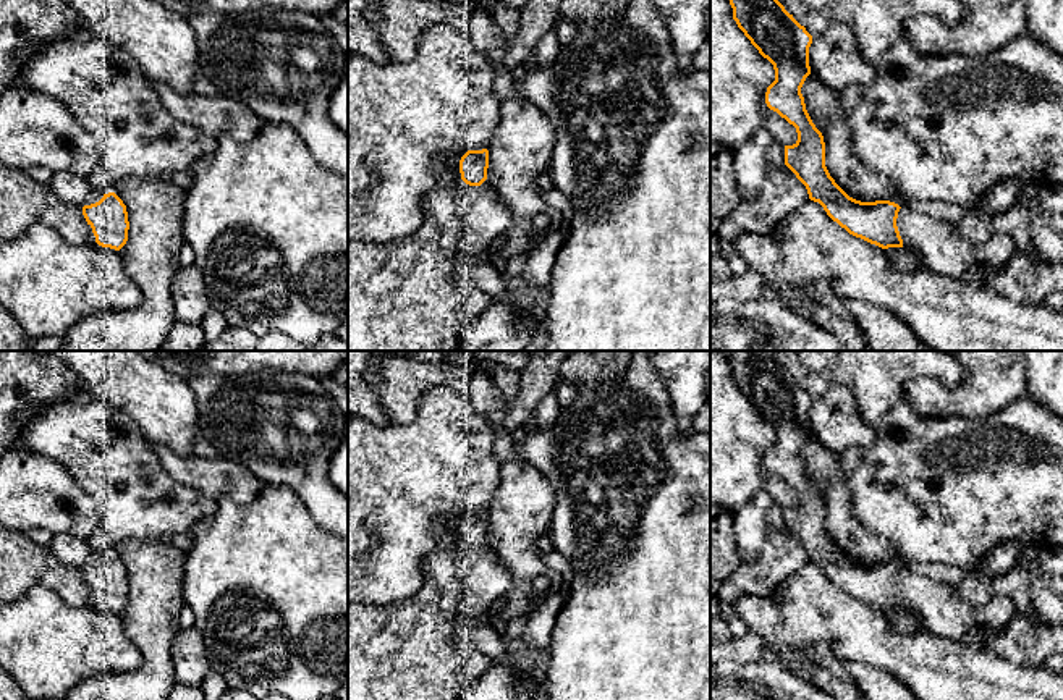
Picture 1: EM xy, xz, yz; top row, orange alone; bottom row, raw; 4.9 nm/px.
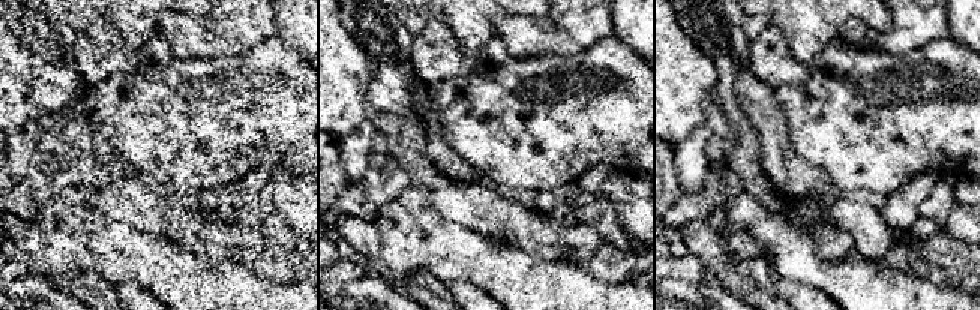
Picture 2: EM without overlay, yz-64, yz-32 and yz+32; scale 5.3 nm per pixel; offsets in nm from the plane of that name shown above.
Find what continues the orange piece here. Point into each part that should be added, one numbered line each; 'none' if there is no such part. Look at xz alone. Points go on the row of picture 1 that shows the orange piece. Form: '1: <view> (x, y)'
1: xz (484, 217)

